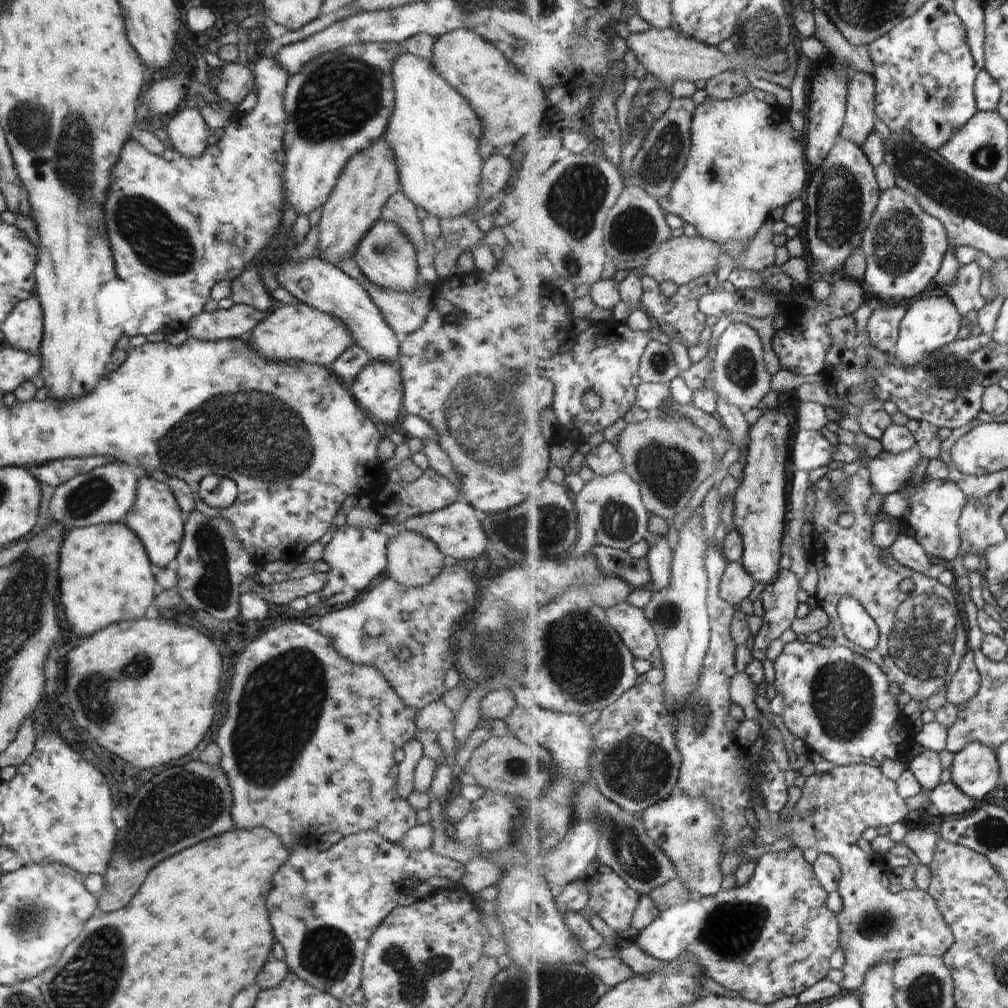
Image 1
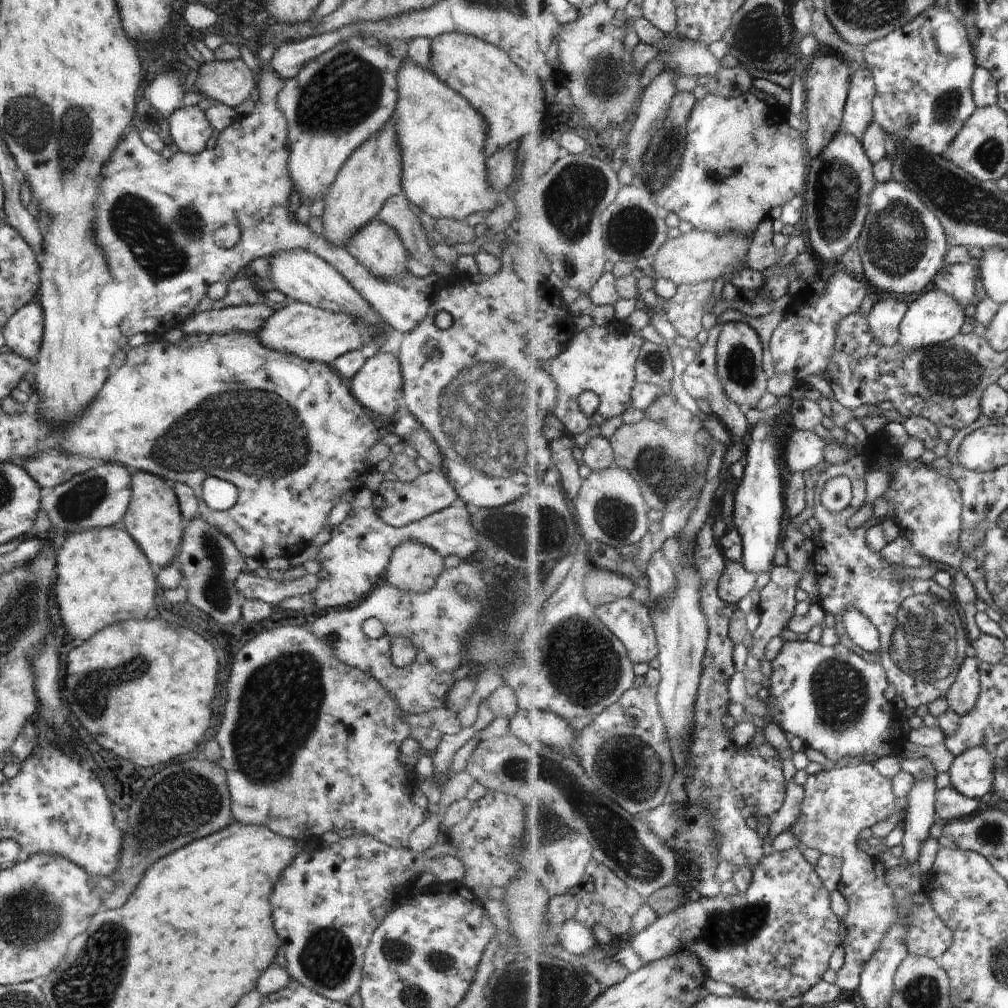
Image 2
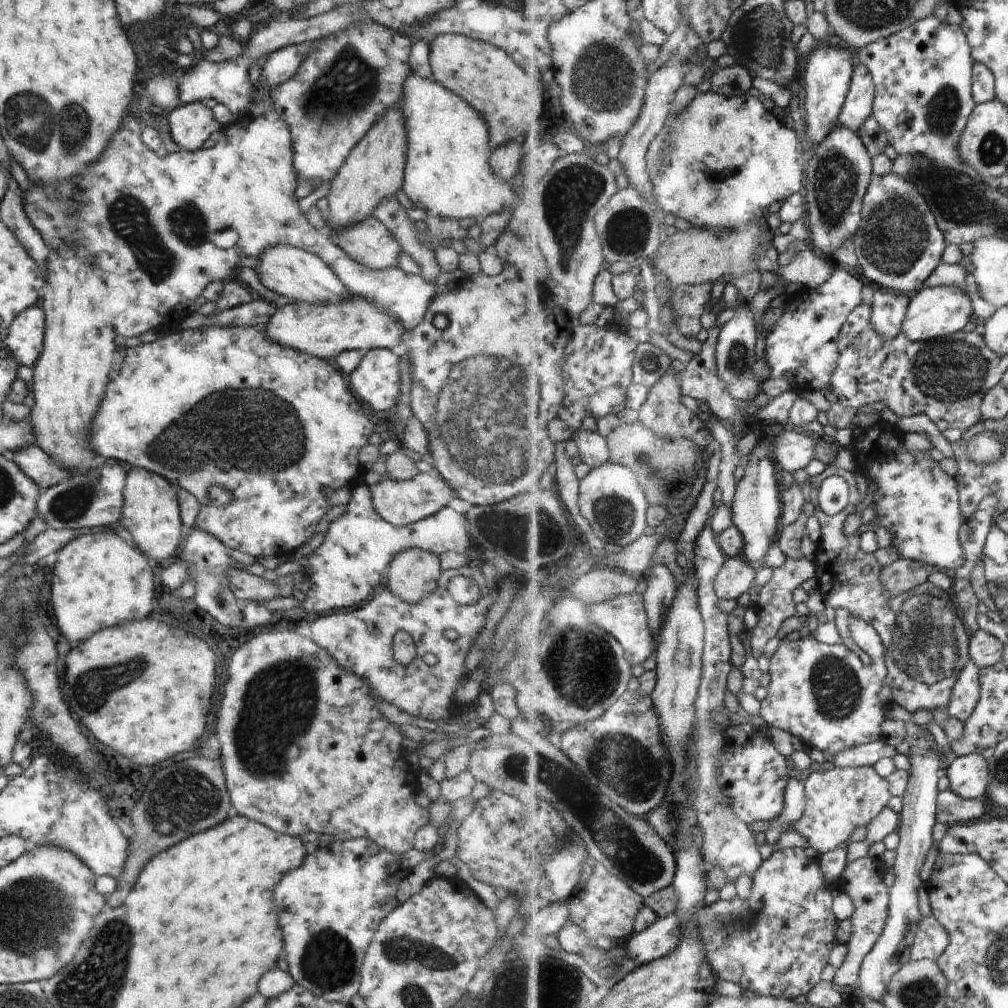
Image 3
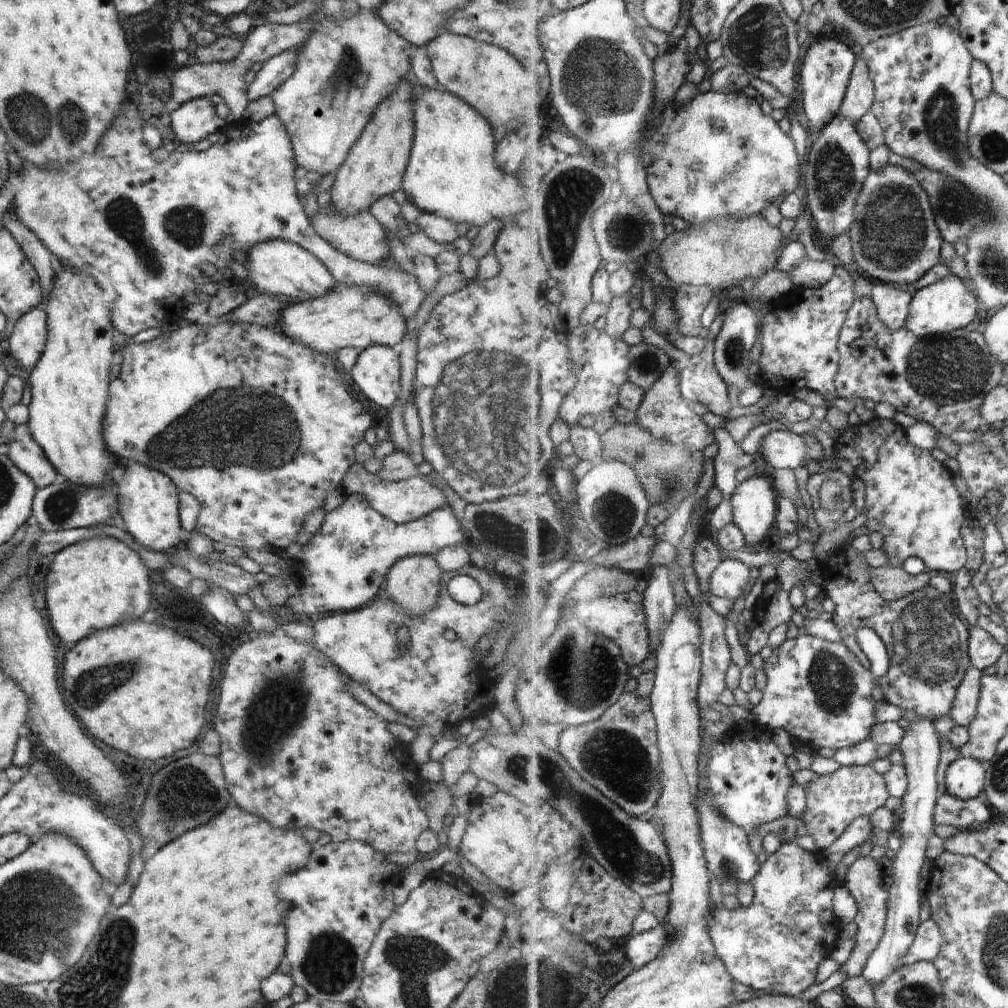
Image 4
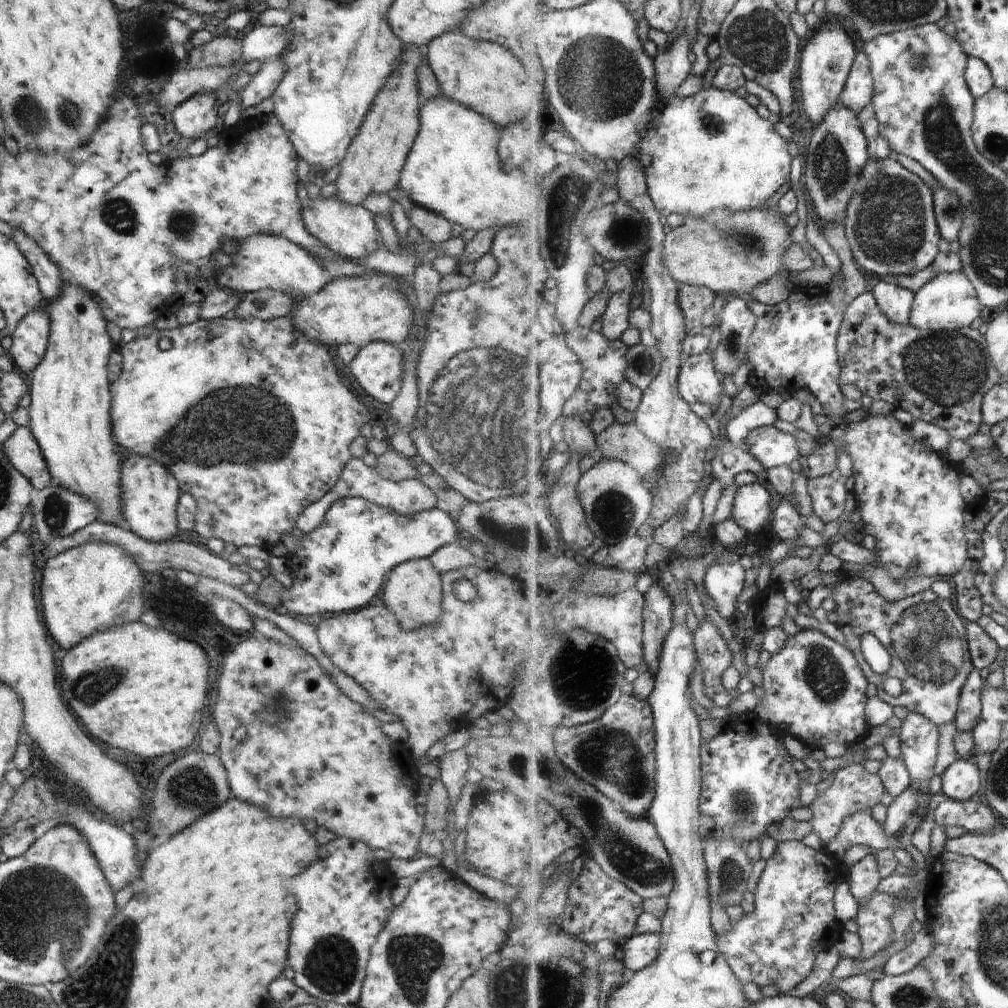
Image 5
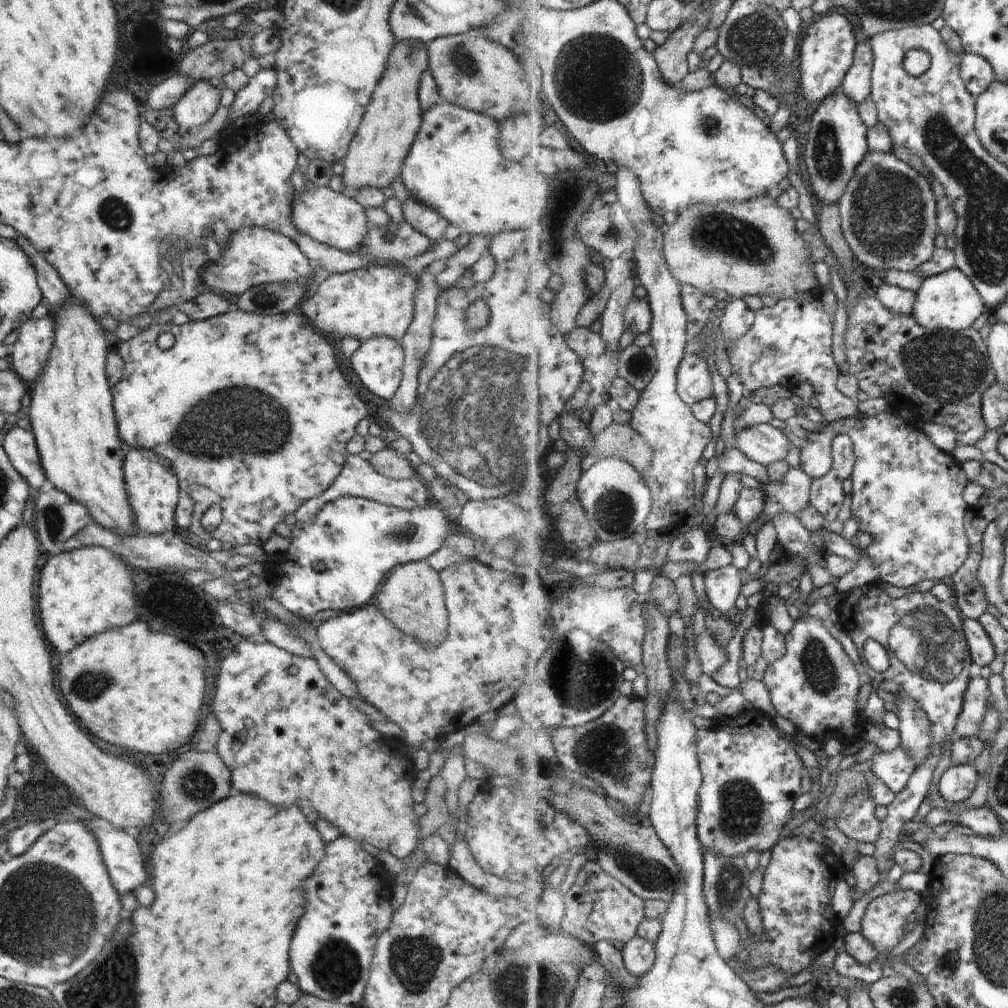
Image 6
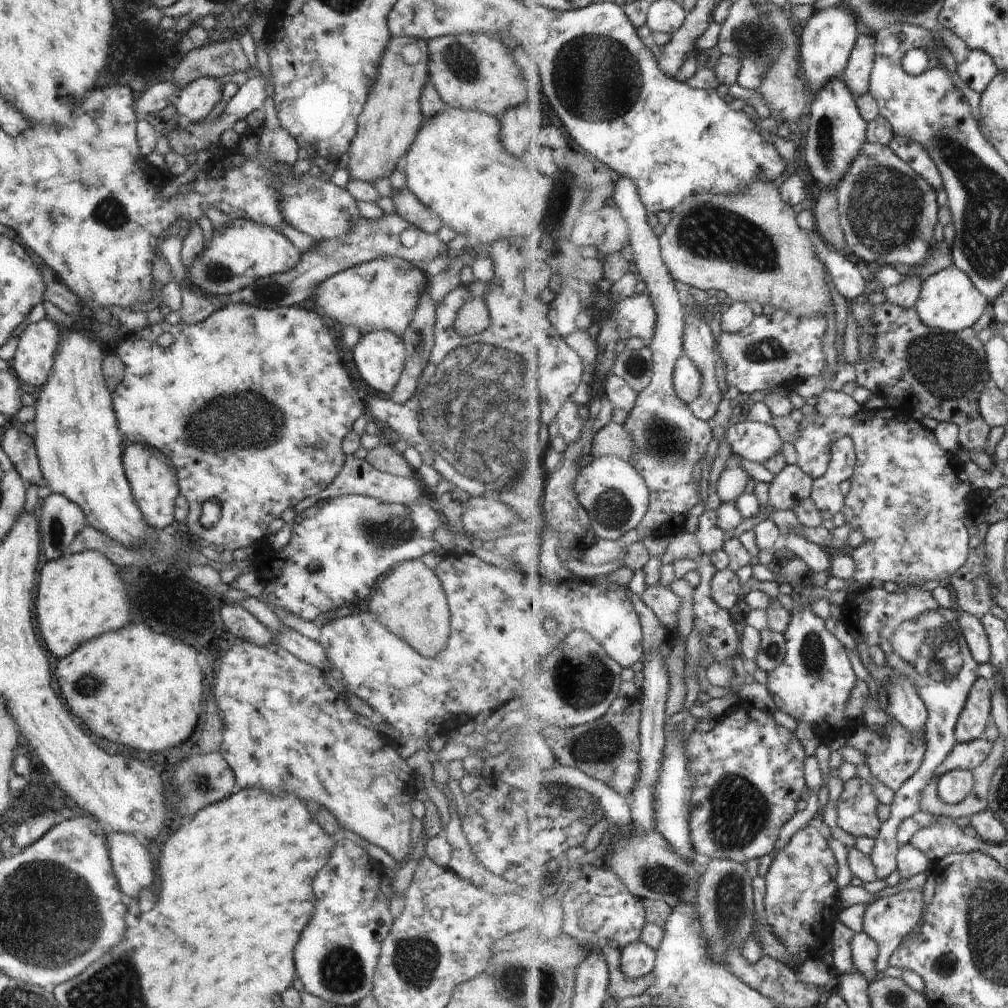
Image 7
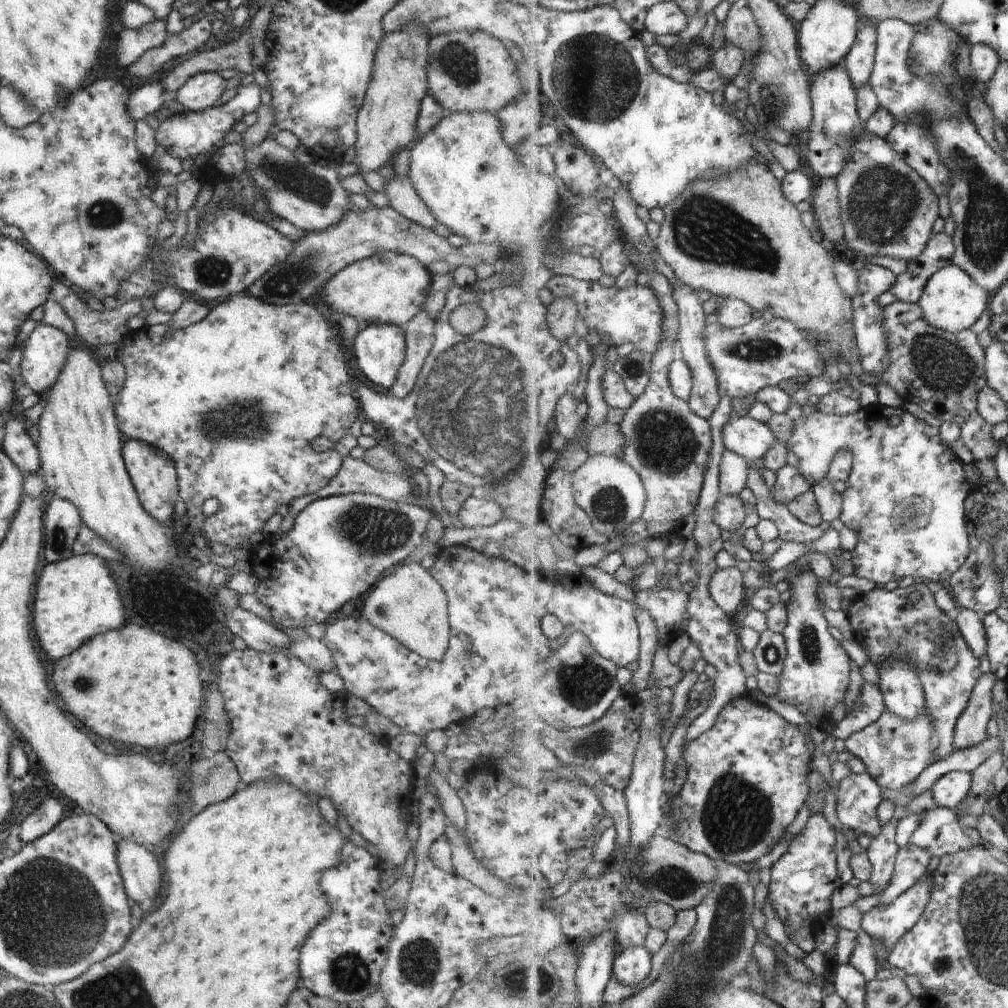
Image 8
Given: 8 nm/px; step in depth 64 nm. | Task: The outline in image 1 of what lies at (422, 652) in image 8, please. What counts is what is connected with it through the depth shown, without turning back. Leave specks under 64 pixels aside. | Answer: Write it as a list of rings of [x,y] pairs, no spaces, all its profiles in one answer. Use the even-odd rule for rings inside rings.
[[[402,531],[387,544],[385,576],[407,587],[425,587],[440,574],[444,557],[419,533]]]

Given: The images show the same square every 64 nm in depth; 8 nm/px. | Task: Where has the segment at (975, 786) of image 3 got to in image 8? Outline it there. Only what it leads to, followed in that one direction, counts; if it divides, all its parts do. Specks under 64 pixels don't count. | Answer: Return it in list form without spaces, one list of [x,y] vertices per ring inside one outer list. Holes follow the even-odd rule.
[[[954,771],[944,775],[933,788],[940,807],[958,809],[973,792],[973,773]]]

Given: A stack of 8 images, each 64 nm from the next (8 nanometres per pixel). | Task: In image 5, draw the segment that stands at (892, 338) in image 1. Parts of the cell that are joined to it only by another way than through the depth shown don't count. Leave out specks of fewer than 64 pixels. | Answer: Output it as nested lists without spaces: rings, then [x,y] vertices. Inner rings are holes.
[[[883,278],[873,288],[873,293],[876,295],[877,301],[883,308],[883,311],[894,322],[906,324],[911,320],[917,293],[904,288],[896,282],[886,282]]]

